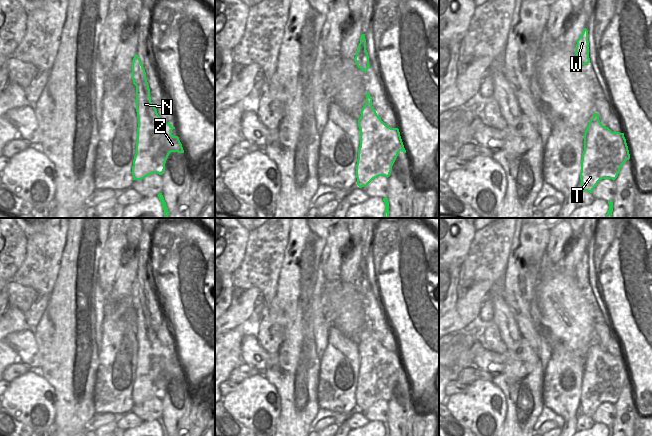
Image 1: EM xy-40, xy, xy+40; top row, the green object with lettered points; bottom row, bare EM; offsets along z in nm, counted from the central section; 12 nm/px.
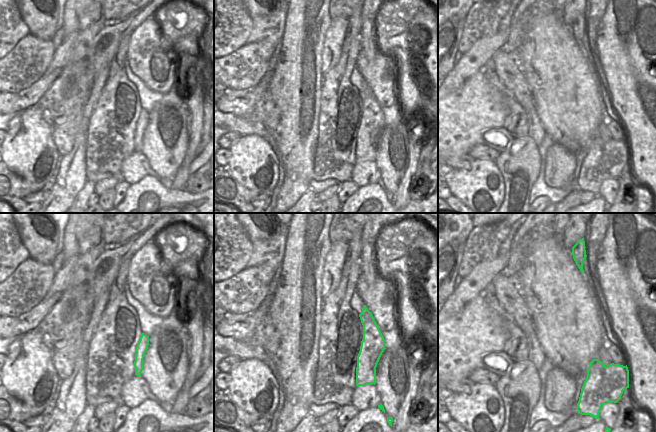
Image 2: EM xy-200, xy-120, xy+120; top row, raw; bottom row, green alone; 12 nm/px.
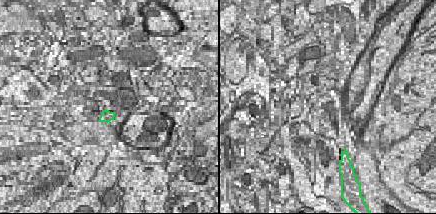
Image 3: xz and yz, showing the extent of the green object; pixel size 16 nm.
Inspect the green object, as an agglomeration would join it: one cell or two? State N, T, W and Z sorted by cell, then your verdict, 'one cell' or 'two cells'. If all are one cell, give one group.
N T W Z | one cell

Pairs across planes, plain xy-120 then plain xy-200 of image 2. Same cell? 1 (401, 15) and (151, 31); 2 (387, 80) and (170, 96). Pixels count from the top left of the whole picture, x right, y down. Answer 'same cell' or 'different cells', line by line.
1: different cells
2: different cells

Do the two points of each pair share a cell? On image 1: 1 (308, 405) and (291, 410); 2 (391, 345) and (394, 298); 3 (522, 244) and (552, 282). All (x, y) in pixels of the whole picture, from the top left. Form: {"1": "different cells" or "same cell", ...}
{"1": "same cell", "2": "different cells", "3": "different cells"}

